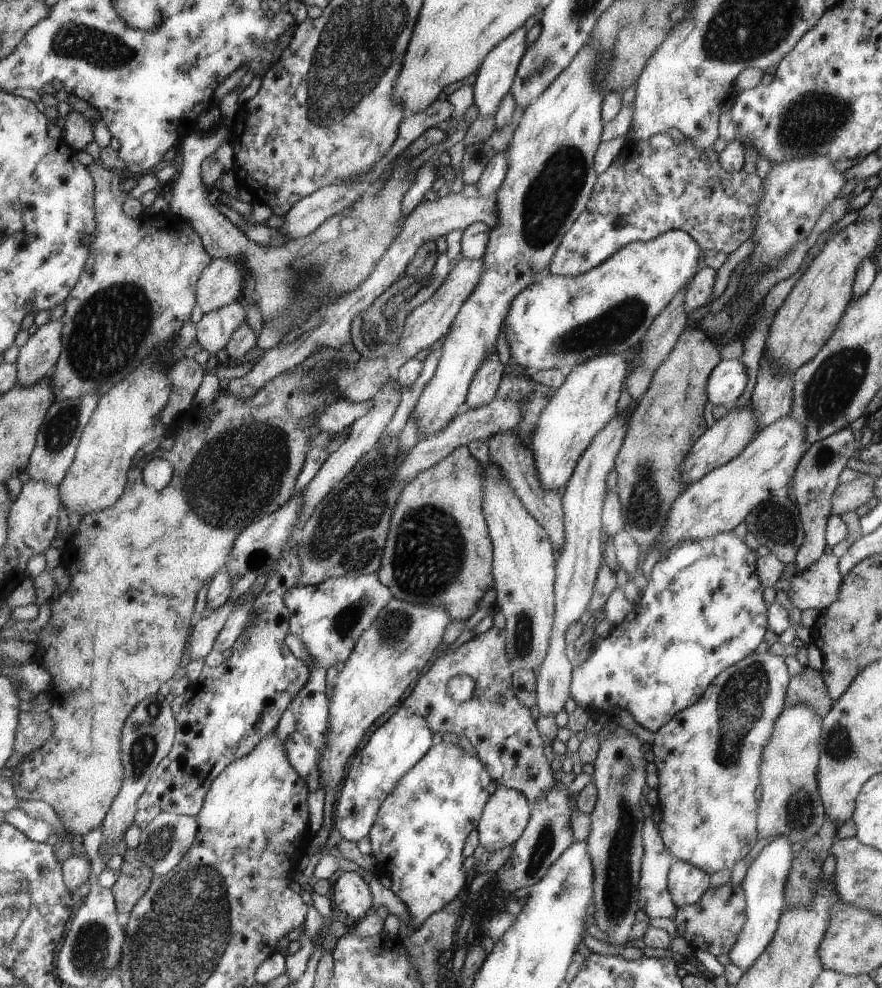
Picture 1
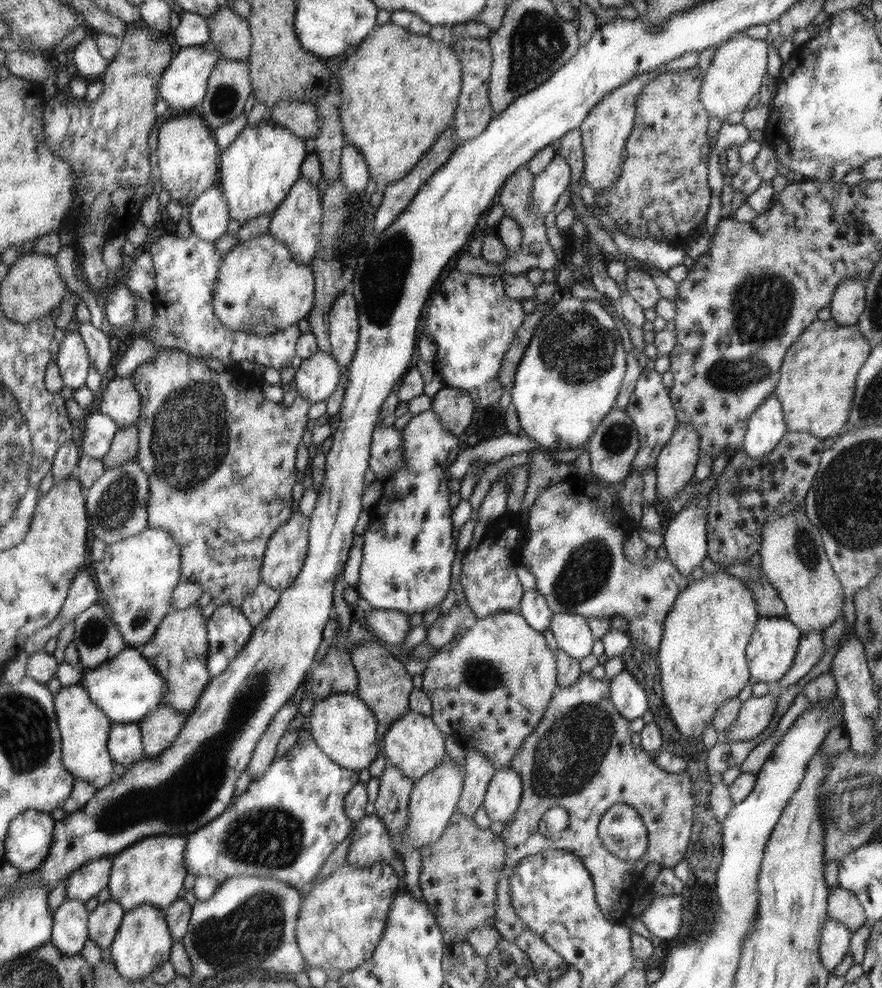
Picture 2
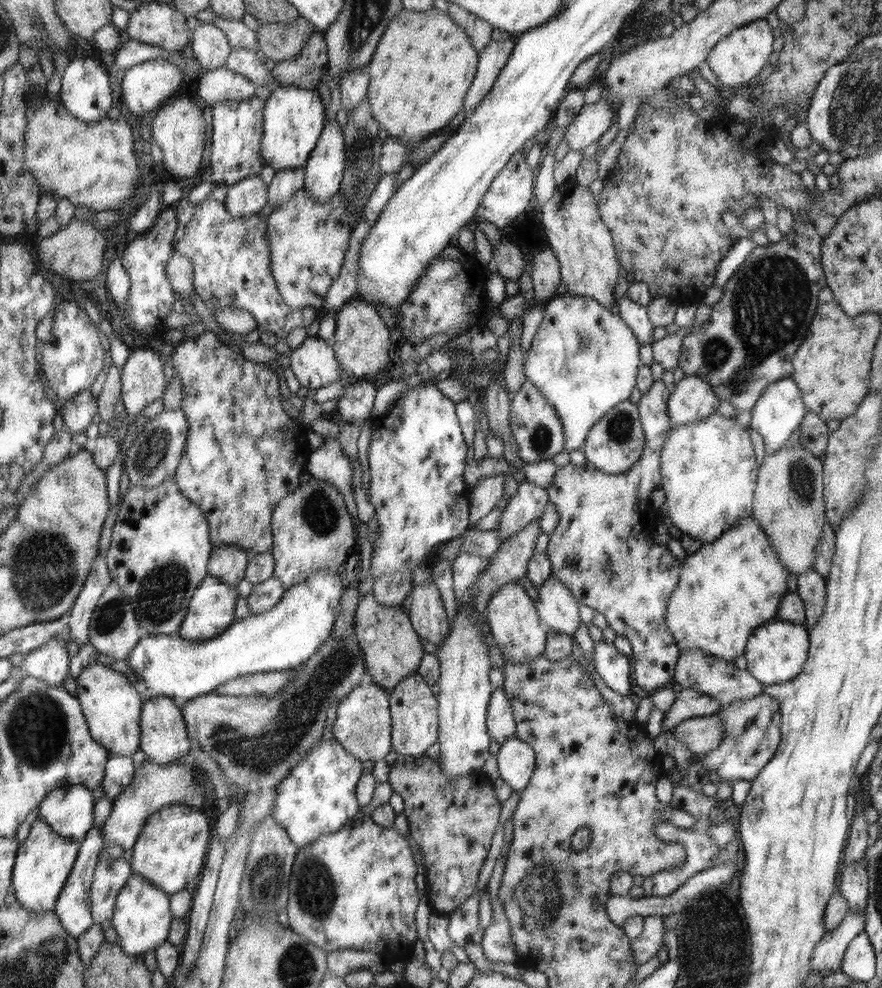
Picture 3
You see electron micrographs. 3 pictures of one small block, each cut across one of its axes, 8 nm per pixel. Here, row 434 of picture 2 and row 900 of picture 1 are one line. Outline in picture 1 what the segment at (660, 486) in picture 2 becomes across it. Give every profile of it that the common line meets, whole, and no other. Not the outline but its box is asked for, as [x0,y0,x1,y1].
[668,860,710,909]

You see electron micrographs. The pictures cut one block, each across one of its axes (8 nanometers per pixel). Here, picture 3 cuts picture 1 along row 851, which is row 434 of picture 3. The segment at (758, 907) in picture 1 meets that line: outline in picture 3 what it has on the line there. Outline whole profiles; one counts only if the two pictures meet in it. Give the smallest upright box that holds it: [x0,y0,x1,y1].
[749,376,808,456]

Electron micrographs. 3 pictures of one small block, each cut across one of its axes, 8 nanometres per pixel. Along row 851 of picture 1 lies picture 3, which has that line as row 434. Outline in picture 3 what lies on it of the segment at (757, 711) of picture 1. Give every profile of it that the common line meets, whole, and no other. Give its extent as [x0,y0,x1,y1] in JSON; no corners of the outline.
[661,411,758,543]

